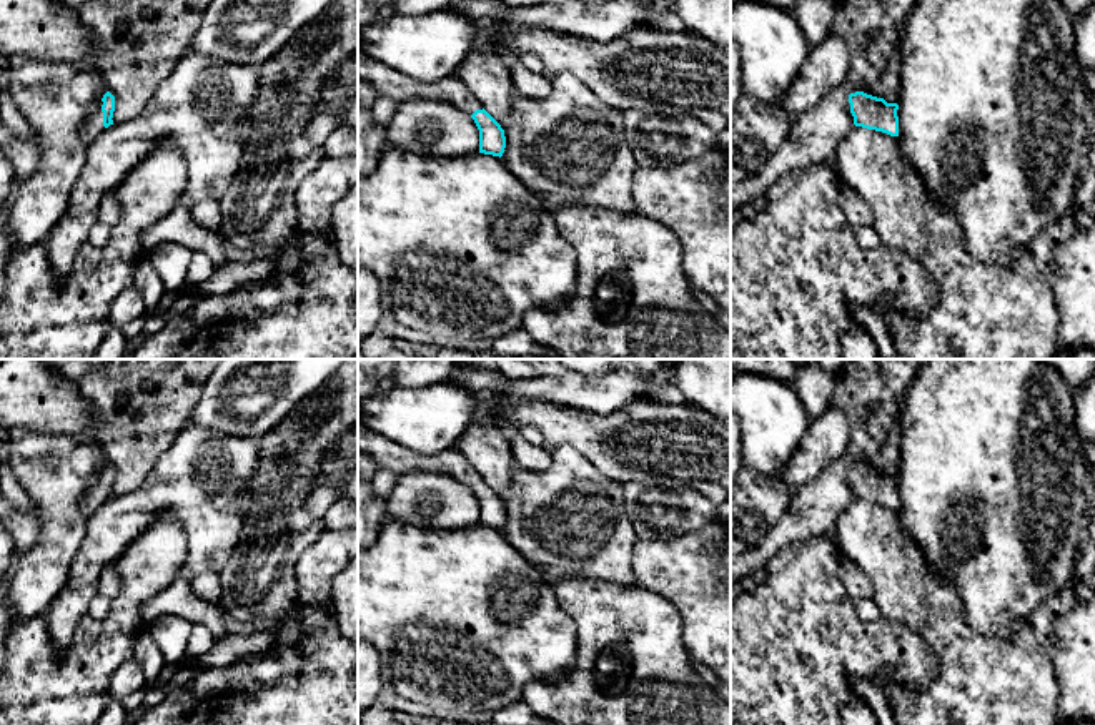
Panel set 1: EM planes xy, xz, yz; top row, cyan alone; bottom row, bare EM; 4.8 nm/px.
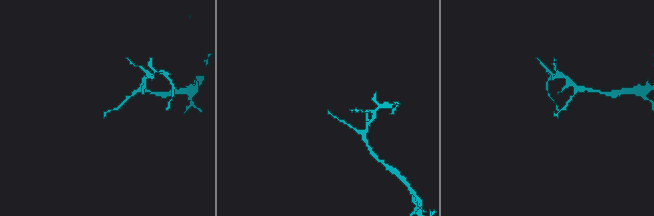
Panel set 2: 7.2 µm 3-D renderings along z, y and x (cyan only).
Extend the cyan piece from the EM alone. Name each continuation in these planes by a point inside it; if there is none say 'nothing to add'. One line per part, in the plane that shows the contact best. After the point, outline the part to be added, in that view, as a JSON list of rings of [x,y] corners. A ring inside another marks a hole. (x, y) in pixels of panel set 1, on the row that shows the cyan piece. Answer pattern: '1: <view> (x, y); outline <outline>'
1: xy (94, 125); outline [[[103,101],[98,103],[98,108],[87,118],[85,125],[82,126],[82,138],[92,143],[103,130]]]

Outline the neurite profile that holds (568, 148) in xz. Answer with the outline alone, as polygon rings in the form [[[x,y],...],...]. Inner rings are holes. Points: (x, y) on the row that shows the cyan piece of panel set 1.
[[[554,75],[552,93],[544,100],[514,96],[511,113],[498,123],[506,136],[501,160],[548,210],[582,203],[619,213],[637,211],[632,196],[637,163],[624,138],[624,113],[601,101],[574,75]]]

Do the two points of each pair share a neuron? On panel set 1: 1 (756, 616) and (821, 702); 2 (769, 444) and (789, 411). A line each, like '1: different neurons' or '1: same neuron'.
1: same neuron
2: same neuron

